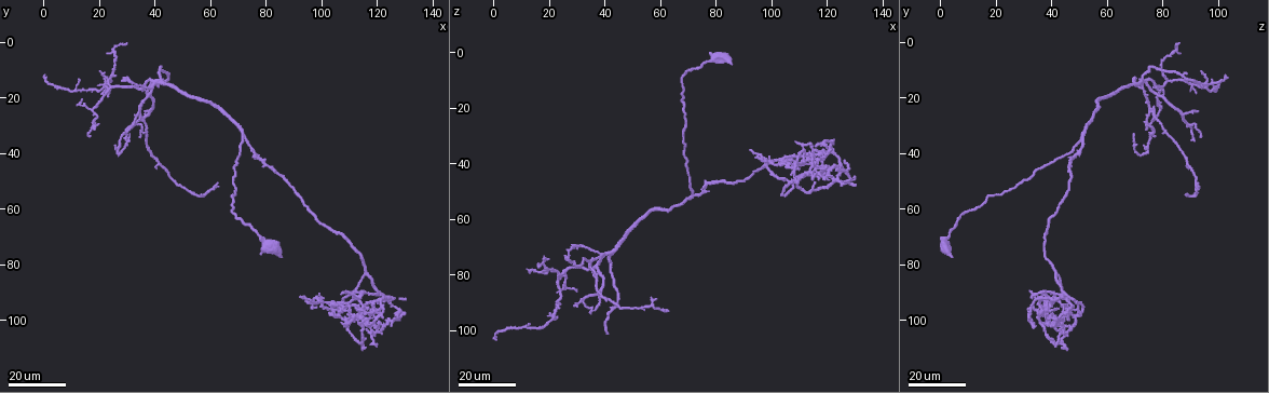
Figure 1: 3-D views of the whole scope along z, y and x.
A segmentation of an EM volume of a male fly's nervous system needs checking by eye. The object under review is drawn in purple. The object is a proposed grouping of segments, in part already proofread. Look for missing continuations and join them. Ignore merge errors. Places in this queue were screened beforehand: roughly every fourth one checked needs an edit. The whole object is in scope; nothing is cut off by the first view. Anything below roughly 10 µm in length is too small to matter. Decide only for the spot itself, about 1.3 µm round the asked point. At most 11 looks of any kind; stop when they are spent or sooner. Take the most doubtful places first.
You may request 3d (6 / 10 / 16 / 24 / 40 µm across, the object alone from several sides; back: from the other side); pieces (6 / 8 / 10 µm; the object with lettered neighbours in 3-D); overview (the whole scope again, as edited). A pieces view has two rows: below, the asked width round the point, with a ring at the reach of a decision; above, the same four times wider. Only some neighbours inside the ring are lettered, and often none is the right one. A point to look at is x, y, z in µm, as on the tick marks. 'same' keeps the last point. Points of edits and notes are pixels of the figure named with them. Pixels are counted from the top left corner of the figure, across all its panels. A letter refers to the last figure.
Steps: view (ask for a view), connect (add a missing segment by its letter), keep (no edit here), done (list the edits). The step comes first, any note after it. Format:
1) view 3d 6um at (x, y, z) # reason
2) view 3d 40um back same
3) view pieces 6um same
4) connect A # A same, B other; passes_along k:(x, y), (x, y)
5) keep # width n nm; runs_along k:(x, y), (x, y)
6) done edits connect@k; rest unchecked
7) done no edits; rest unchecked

view 3d 16um at (41, 14, 102) # an open end

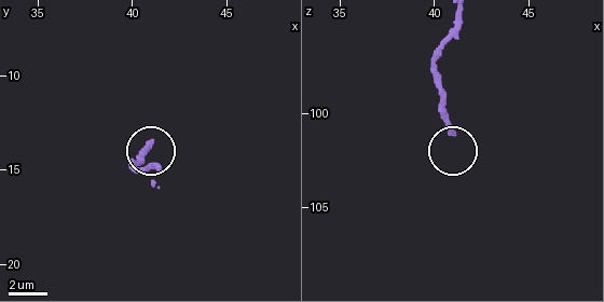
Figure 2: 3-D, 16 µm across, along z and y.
view pieces 8um at (41.1, 13.5, 101.0)

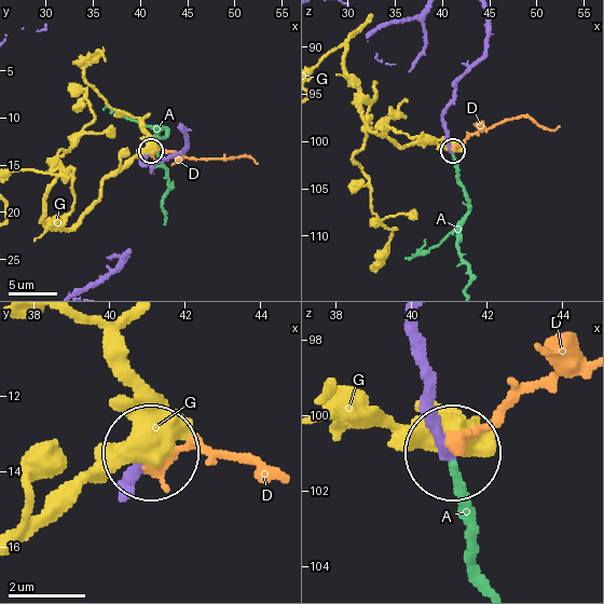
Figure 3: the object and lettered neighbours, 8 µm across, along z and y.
connect A # width 280 nm; A same, D other, G other; passes_along 3:(419, 354), (428, 419), (485, 582); it goes on there

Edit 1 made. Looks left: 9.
view overview

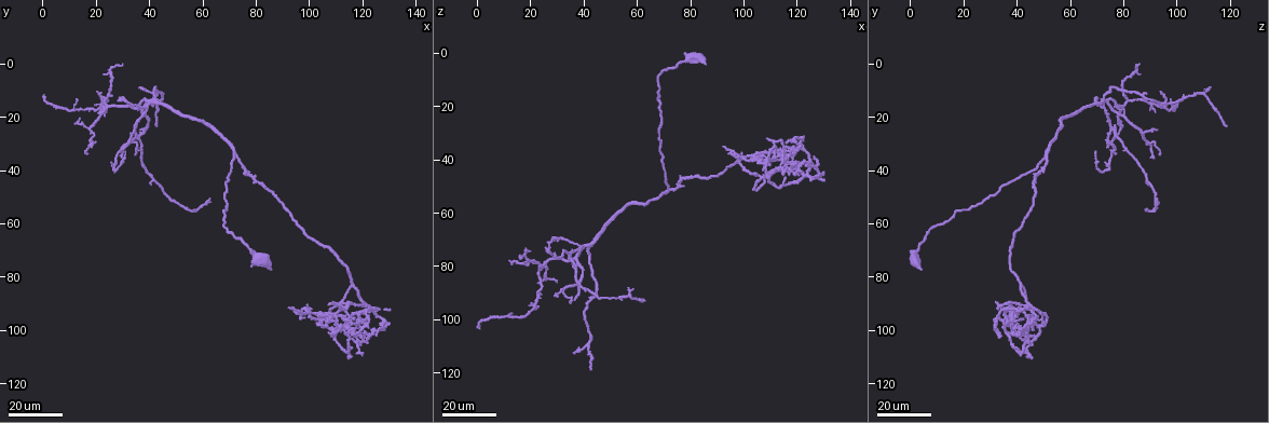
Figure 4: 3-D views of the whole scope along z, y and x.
view 3d 16um at (42, 24, 118) # end of a long branch

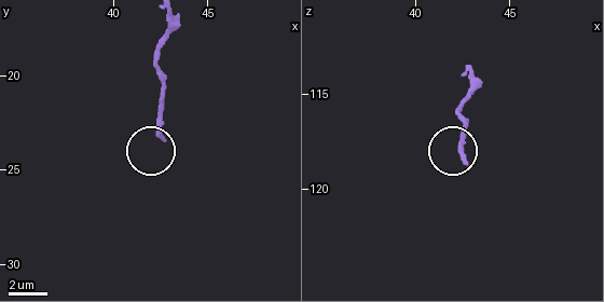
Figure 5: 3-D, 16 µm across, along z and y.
view pieces 6um at (42.5, 23.3, 118.6)

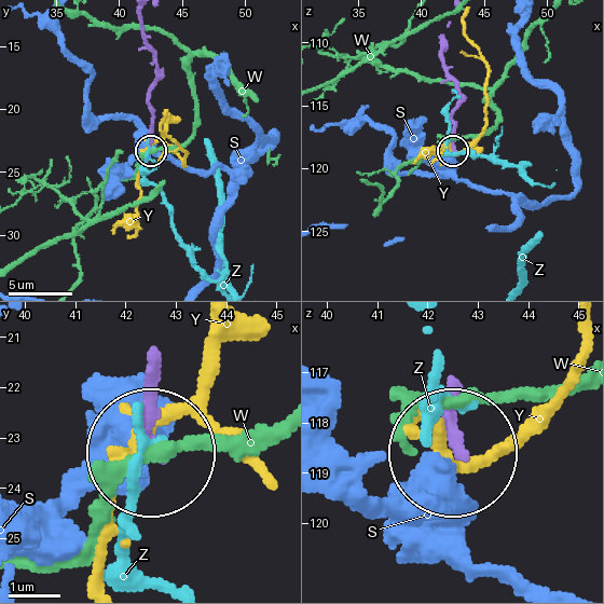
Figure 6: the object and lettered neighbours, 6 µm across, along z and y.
keep # width 200 nm; S other, W other, Y other, Z other; runs_along 6:(452, 388), (452, 444); no lettered segment goes on from it

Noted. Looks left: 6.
view 3d 16um at (36, 25, 92) # free end

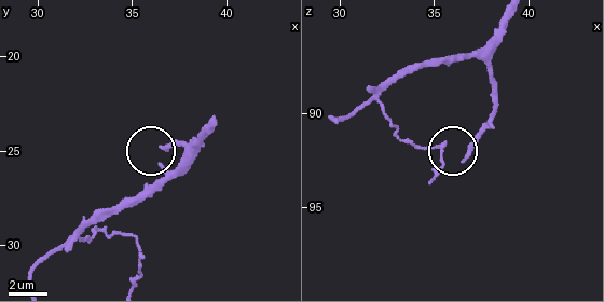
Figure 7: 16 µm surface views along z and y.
view pieces 8um at (36.6, 24.8, 92.5)

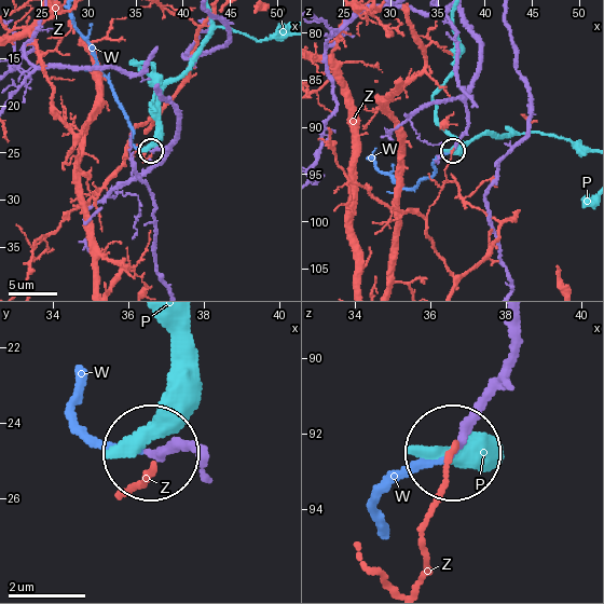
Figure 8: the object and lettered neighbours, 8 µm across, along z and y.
connect W # width 210 nm; P other, W same, Z other; passes_along 8:(203, 462), (183, 449), (103, 445), (77, 420), (73, 381); the cell continues

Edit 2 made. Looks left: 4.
view overview

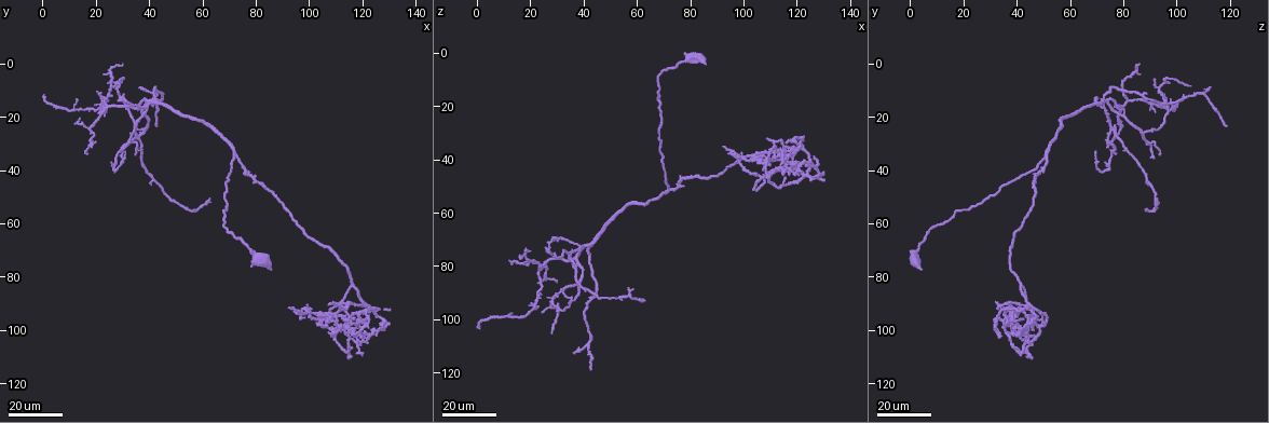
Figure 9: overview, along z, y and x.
view 3d 24um at (131, 92, 48) # thick end

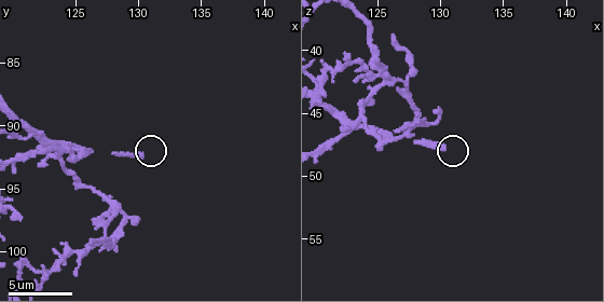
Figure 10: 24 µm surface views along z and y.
view pieces 6um at (130.2, 92.6, 47.6)

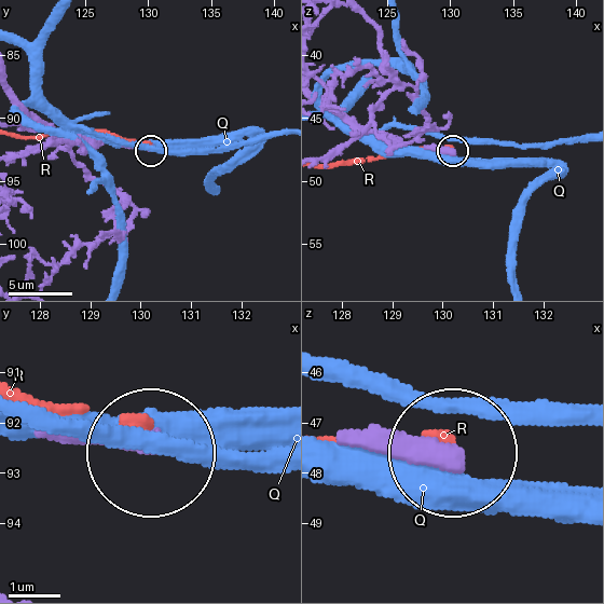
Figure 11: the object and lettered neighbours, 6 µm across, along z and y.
keep # Q other, R other; no lettered segment goes on from it

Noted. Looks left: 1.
view pieces 8um at (126.4, 99.2, 39.0) # an open end

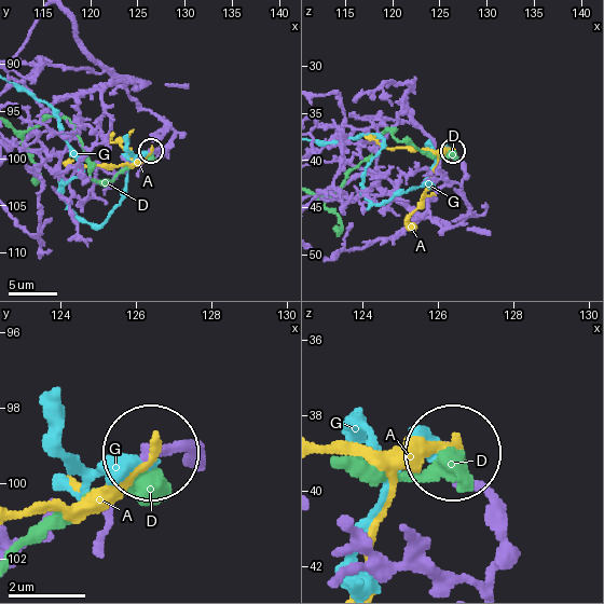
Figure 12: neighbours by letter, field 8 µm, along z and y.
keep # width 270 nm; A other, D other, G other; runs_along 12:(90, 55), (165, 124), (161, 153), (151, 151); no lettered segment goes on from it

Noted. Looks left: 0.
done edits connect@3, connect@8; rest unchecked

